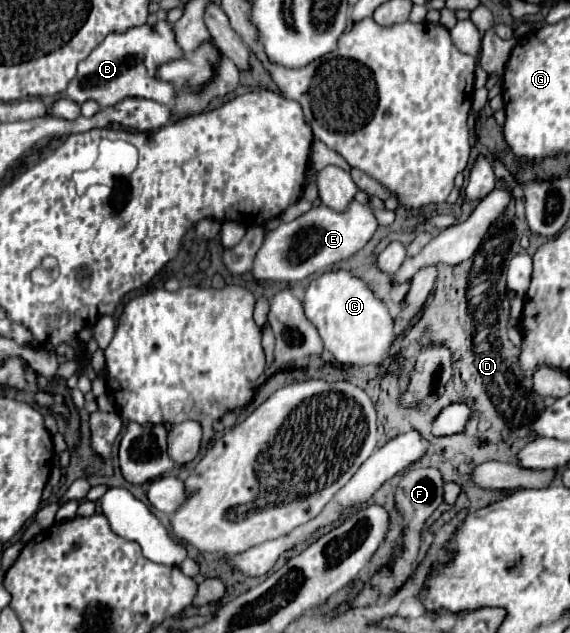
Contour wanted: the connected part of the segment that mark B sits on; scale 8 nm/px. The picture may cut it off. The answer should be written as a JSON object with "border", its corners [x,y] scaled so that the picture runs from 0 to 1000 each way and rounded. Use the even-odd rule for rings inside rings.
{"border":[[[275,33],[272,43],[247,39],[223,52],[191,52],[181,68],[174,68],[153,93],[139,100],[135,122],[114,141],[114,156],[132,163],[149,163],[153,156],[170,160],[177,169],[198,169],[223,153],[254,153],[296,166],[304,160],[304,134],[272,125],[272,109],[282,100],[318,90],[321,81],[311,74],[304,46],[293,33]]]}

